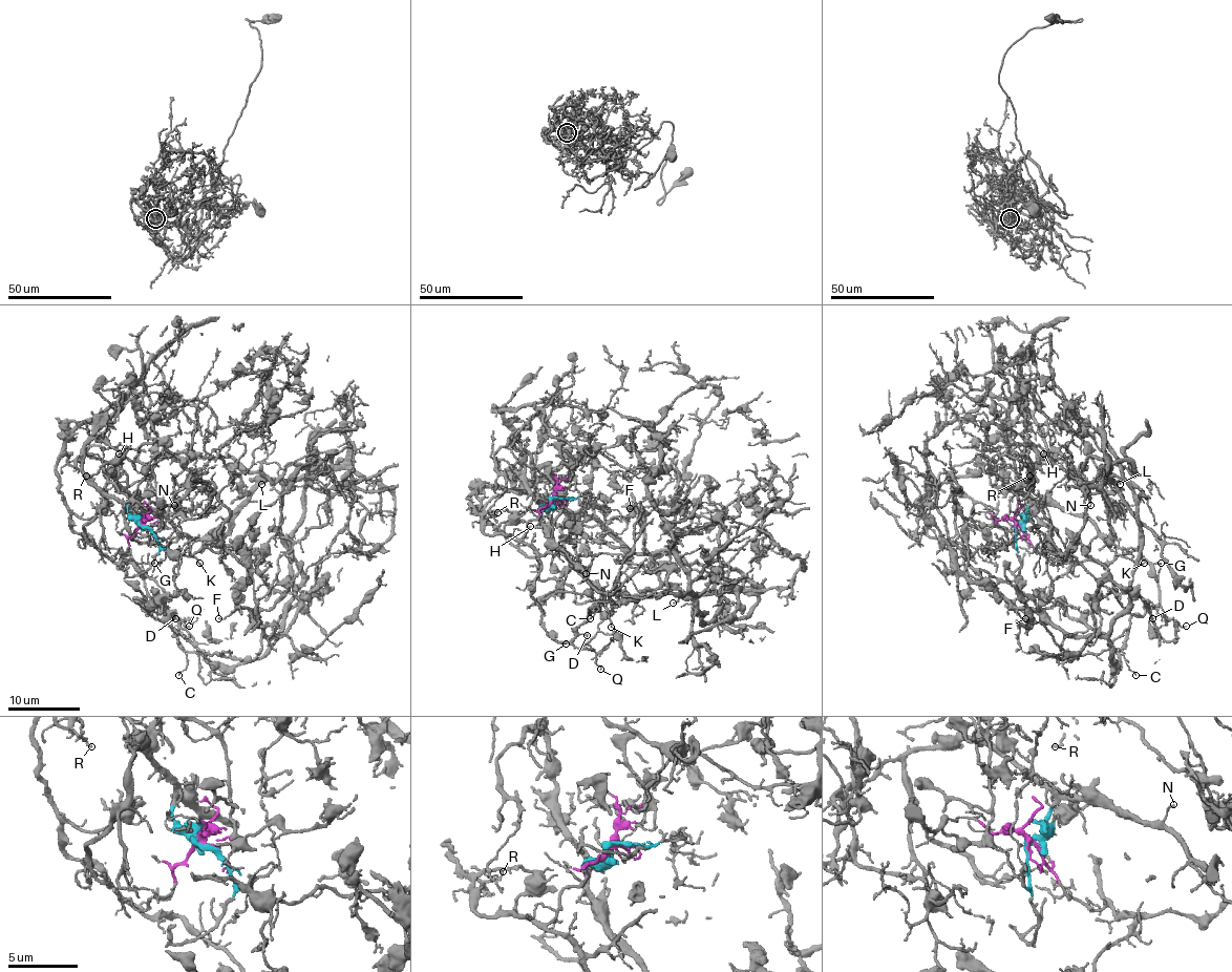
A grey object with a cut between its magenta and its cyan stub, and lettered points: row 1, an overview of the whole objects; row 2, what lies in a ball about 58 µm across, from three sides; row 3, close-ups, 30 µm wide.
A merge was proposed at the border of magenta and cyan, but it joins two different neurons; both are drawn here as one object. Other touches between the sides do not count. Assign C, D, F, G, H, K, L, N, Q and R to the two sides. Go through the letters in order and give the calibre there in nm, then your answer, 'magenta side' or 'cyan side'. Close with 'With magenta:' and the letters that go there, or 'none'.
C: 110 nm | magenta side
D: 140 nm | magenta side
F: 150 nm | cyan side
G: 100 nm | magenta side
H: 130 nm | magenta side
K: 110 nm | cyan side
L: 110 nm | cyan side
N: 120 nm | cyan side
Q: 80 nm | magenta side
R: 160 nm | magenta side
With magenta: C, D, G, H, Q, R

